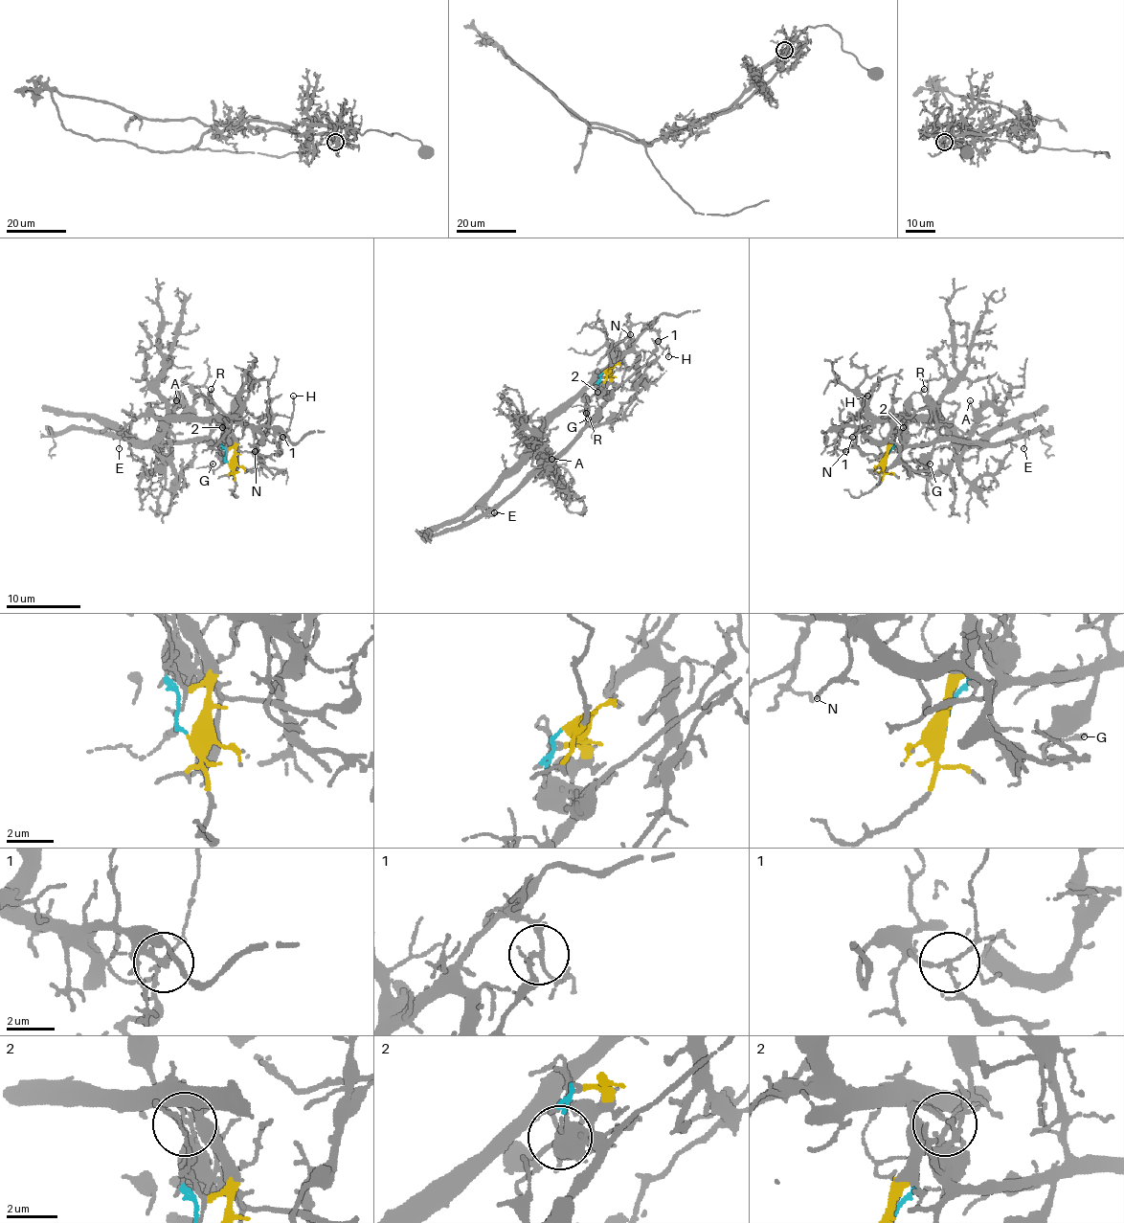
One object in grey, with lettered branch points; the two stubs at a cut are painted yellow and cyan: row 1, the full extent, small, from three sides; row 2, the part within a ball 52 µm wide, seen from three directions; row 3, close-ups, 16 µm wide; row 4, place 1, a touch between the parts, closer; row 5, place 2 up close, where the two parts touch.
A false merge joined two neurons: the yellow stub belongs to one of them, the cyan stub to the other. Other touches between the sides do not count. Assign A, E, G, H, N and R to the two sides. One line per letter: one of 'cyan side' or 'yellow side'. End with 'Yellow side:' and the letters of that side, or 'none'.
A: yellow side
E: cyan side
G: cyan side
H: yellow side
N: yellow side
R: cyan side
Yellow side: A, H, N

